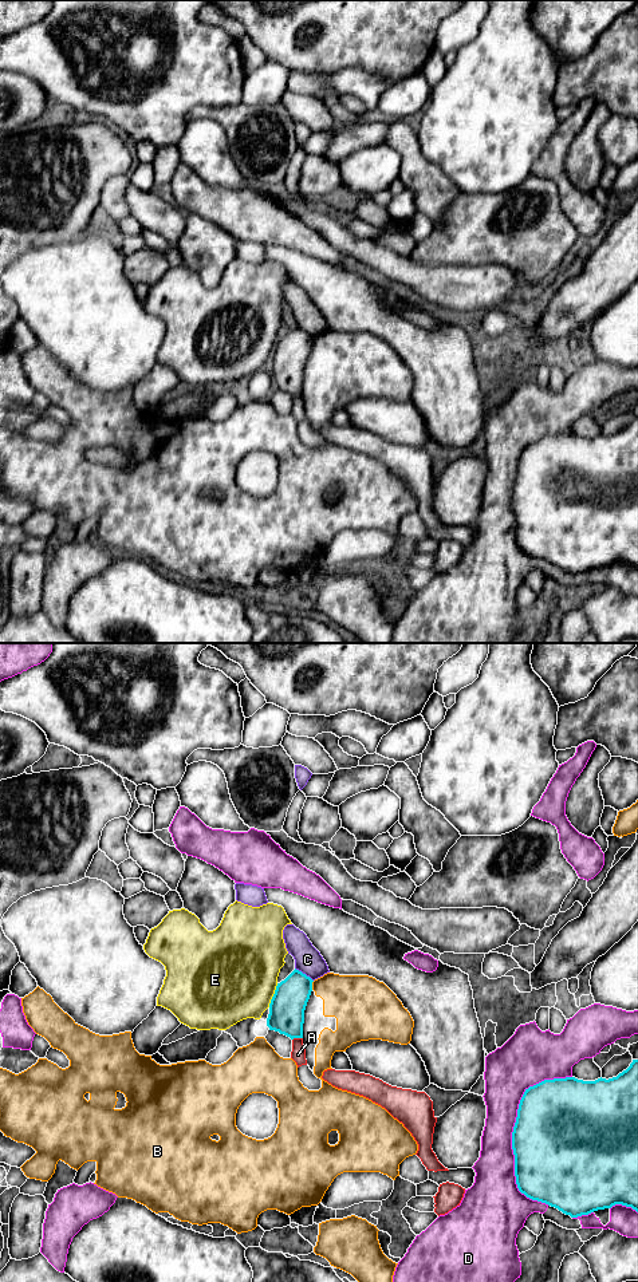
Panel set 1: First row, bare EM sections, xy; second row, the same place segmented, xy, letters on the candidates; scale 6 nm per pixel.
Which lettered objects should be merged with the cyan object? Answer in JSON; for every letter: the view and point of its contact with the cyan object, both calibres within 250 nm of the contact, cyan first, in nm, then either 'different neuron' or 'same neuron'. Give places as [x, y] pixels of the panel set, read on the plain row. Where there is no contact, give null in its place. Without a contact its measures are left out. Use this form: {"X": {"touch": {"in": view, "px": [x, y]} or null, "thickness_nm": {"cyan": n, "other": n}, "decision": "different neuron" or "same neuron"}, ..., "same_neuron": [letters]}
{"A": {"touch": {"in": "xy", "px": [296, 394]}, "thickness_nm": {"cyan": 220, "other": 90}, "decision": "different neuron"}, "B": {"touch": {"in": "xy", "px": [311, 342]}, "thickness_nm": {"cyan": 220, "other": 280}, "decision": "different neuron"}, "C": {"touch": {"in": "xy", "px": [304, 331]}, "thickness_nm": {"cyan": 220, "other": 160}, "decision": "different neuron"}, "D": {"touch": {"in": "xy", "px": [512, 489]}, "thickness_nm": {"cyan": 500, "other": 240}, "decision": "different neuron"}, "E": {"touch": {"in": "xy", "px": [274, 352]}, "thickness_nm": {"cyan": 220, "other": 480}, "decision": "different neuron"}, "same_neuron": []}

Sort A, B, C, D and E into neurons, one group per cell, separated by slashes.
A / B / C / D / E

